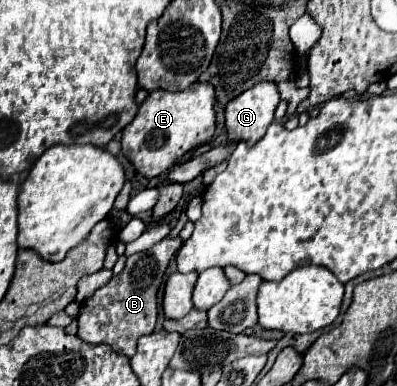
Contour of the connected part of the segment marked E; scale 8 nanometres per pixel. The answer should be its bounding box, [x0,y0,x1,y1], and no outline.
[122,81,216,179]

